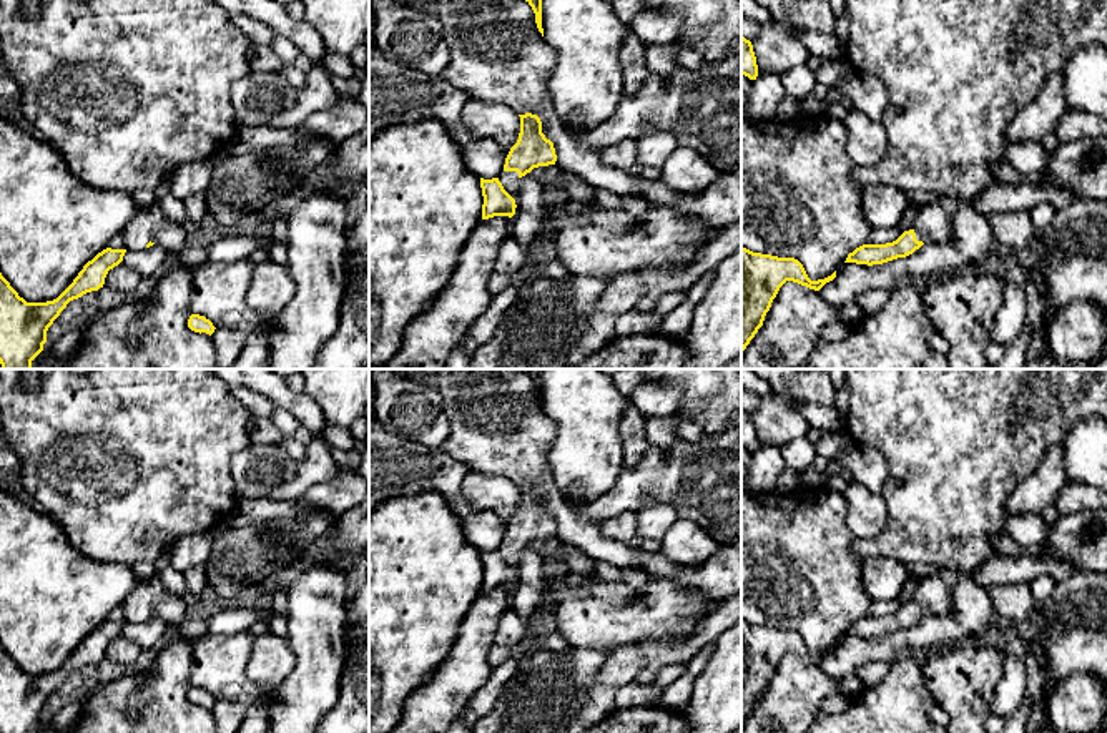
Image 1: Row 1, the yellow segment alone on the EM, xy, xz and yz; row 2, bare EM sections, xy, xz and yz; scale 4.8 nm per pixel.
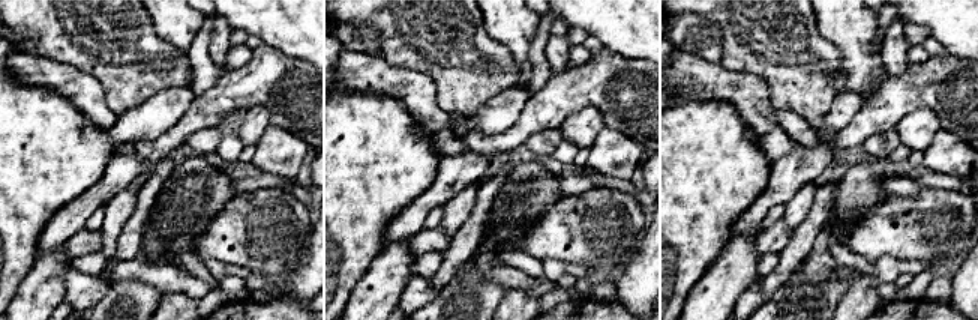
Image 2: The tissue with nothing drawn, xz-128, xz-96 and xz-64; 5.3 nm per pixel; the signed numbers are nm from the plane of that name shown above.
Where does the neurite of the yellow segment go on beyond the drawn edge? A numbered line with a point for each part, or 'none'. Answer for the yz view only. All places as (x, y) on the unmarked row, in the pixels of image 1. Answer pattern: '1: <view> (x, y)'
1: yz (931, 599)

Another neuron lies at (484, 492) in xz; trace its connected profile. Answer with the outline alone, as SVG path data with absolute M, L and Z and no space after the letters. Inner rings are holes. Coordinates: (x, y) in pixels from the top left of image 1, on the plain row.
M472 472L462 480L464 499L477 510L492 510L512 520L520 505L520 489L505 477Z

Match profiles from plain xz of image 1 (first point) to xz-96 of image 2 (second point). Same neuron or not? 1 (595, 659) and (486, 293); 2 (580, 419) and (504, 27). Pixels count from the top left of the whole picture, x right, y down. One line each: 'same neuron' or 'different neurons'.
1: same neuron
2: same neuron

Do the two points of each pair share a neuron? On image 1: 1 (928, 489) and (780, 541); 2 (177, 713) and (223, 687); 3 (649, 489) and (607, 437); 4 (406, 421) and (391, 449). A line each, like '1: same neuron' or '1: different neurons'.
1: different neurons
2: different neurons
3: different neurons
4: different neurons

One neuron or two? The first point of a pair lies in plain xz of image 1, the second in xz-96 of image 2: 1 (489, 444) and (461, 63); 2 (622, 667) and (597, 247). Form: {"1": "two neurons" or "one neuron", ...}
{"1": "one neuron", "2": "two neurons"}

